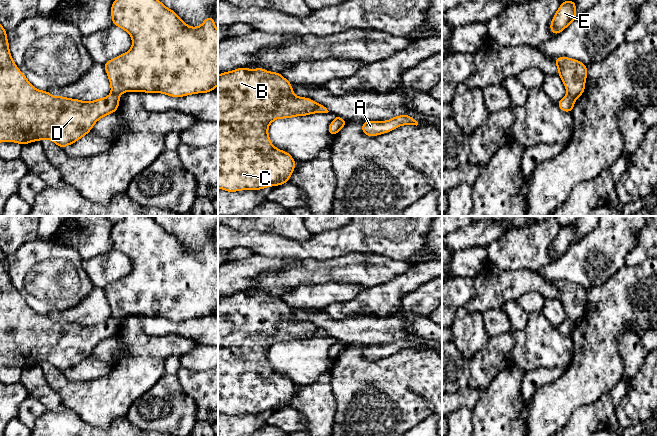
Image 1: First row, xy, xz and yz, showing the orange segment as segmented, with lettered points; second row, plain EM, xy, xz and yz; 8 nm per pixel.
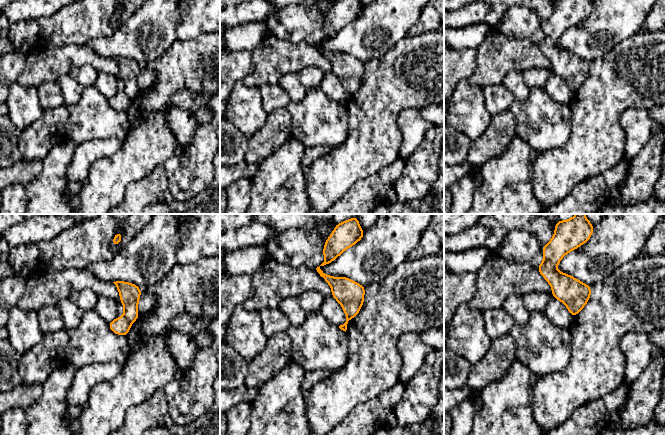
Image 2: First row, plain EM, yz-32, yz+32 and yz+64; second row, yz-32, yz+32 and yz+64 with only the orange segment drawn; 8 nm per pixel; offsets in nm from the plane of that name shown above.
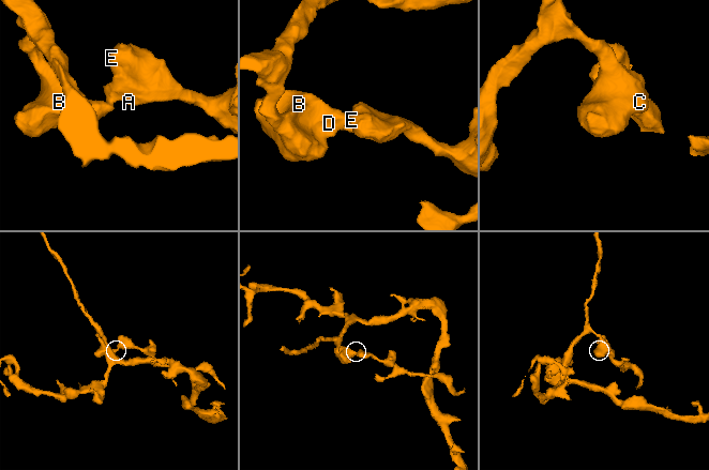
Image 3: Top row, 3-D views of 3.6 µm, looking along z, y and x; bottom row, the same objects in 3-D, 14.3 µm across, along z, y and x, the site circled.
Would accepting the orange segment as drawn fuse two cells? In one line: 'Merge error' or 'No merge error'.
Merge error

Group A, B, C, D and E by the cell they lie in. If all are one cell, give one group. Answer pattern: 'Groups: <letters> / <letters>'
Groups: A E / B C D

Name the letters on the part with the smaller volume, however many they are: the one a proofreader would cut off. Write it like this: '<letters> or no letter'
A, E

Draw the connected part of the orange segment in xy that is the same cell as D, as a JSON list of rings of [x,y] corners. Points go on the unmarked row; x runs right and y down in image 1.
[[[0,248],[0,366],[16,366],[24,369],[33,365],[49,363],[59,371],[65,372],[89,357],[99,343],[117,335],[120,326],[117,319],[110,318],[105,322],[85,326],[63,320],[55,321],[48,315],[34,312],[14,287],[9,275],[6,257],[7,254]]]

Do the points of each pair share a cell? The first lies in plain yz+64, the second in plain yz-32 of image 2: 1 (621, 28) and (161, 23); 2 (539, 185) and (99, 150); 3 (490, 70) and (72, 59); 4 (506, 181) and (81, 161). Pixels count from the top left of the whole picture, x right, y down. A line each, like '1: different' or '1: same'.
1: same
2: different
3: same
4: different

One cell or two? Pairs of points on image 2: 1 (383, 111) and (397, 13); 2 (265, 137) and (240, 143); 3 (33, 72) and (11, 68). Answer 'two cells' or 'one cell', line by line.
1: two cells
2: two cells
3: two cells

